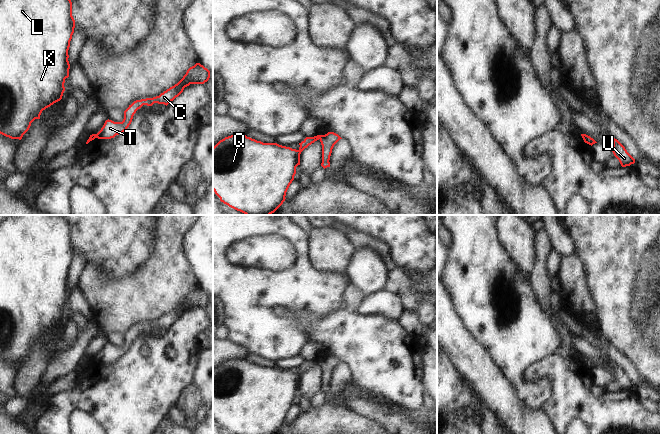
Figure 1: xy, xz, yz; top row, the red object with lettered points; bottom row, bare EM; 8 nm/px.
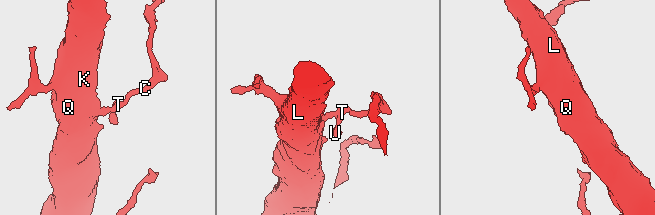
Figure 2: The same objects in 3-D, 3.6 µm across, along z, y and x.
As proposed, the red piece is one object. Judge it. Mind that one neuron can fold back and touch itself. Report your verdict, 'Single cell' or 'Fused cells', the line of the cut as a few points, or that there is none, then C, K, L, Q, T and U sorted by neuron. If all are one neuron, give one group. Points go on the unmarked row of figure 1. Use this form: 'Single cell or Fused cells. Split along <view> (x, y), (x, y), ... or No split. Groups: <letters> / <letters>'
Fused cells. Split along xz (319, 359), (320, 362). Groups: C T U / K L Q

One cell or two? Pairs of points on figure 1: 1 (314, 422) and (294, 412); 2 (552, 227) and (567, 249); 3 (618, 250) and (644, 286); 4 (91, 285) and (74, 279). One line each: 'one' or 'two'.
1: two
2: one
3: one
4: two

